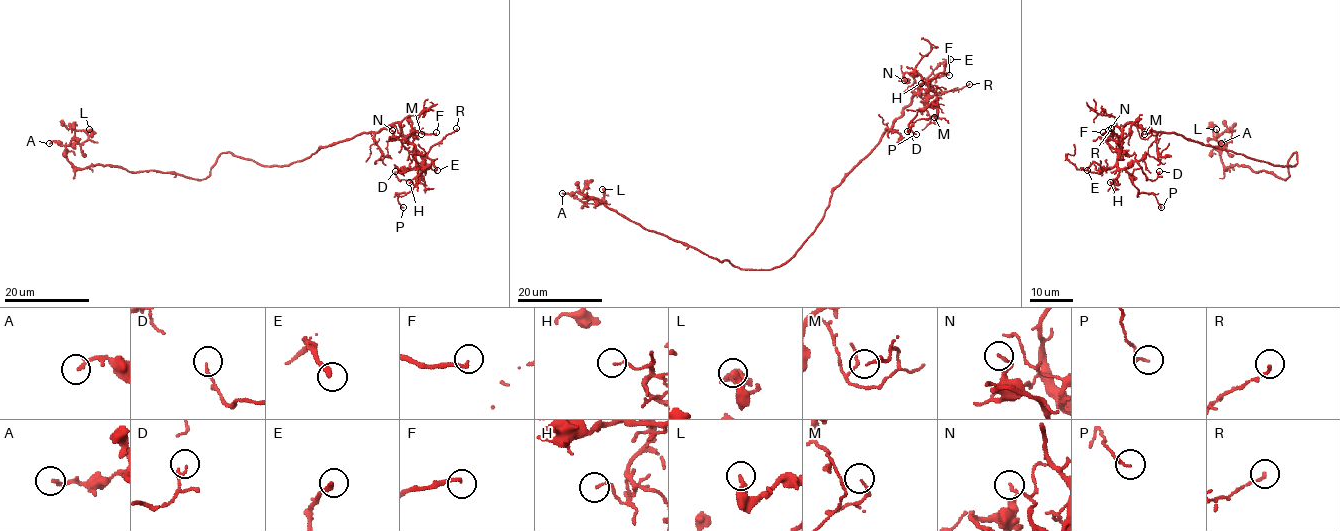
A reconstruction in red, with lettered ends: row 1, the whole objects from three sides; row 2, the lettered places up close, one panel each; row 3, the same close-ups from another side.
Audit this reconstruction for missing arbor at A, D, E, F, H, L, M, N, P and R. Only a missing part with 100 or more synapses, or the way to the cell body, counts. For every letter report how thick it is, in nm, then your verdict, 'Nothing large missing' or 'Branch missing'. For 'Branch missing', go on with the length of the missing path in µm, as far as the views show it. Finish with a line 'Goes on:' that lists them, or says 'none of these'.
A: Thickness 160 nm. Nothing large missing
D: Thickness 130 nm. Nothing large missing
E: Thickness 240 nm. Nothing large missing
F: Thickness 170 nm. Nothing large missing
H: Thickness 90 nm. Nothing large missing
L: Thickness 280 nm. Nothing large missing
M: Thickness 120 nm. Nothing large missing
N: Thickness 130 nm. Nothing large missing
P: Thickness 140 nm. Nothing large missing
R: Thickness 130 nm. Nothing large missing
Goes on: none of these

